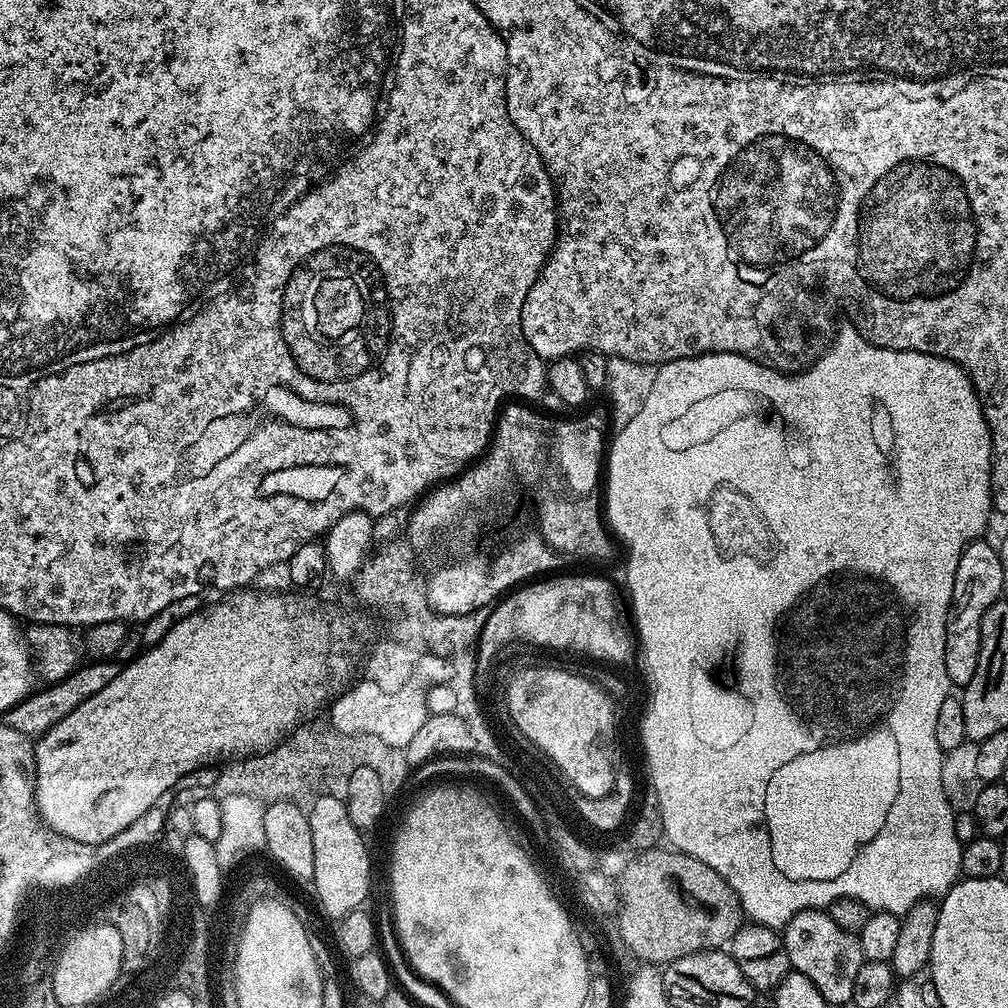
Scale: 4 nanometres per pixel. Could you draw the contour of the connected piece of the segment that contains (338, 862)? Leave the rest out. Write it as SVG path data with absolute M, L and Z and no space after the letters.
M317 795L307 809L310 822L310 838L314 838L314 878L311 883L316 887L316 896L320 899L320 908L328 916L339 918L361 907L368 896L368 887L372 884L372 860L368 857L368 848L364 845L365 833L350 822L348 808L339 795Z

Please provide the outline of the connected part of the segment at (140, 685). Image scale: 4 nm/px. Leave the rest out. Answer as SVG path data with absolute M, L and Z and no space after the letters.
M229 591L225 595L228 597L218 601L212 609L204 606L199 612L181 617L161 641L141 651L135 660L125 663L120 673L108 685L102 686L102 690L86 698L76 709L70 710L35 741L34 808L39 819L41 816L52 827L49 829L55 835L92 844L112 841L116 834L129 828L162 798L160 794L162 788L175 780L177 774L185 772L186 766L199 769L205 765L205 762L218 758L218 754L226 750L265 747L266 742L270 742L273 737L279 738L280 732L294 726L294 718L298 710L316 704L316 700L320 700L316 659L306 642L306 626L299 619L296 621L296 615L300 611L301 613L305 611L303 602L296 596L287 596L284 592L252 591Z

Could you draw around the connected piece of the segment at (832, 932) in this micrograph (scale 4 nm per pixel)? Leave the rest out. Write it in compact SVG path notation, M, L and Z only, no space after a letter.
M819 908L794 914L794 918L790 918L790 922L784 925L782 935L786 954L792 963L791 971L806 974L806 978L818 986L818 994L822 994L830 1006L851 1005L854 977L858 974L858 966L865 962L859 935L842 930L842 926L837 926L827 911Z

